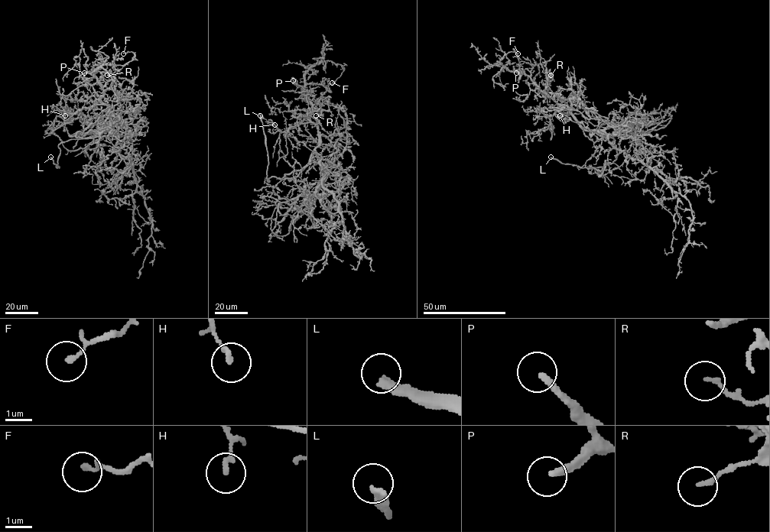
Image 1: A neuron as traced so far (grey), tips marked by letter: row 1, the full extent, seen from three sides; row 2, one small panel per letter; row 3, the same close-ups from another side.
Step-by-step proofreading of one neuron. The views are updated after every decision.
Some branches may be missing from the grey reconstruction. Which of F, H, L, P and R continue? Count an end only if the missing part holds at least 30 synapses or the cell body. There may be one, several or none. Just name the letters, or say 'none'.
L, P

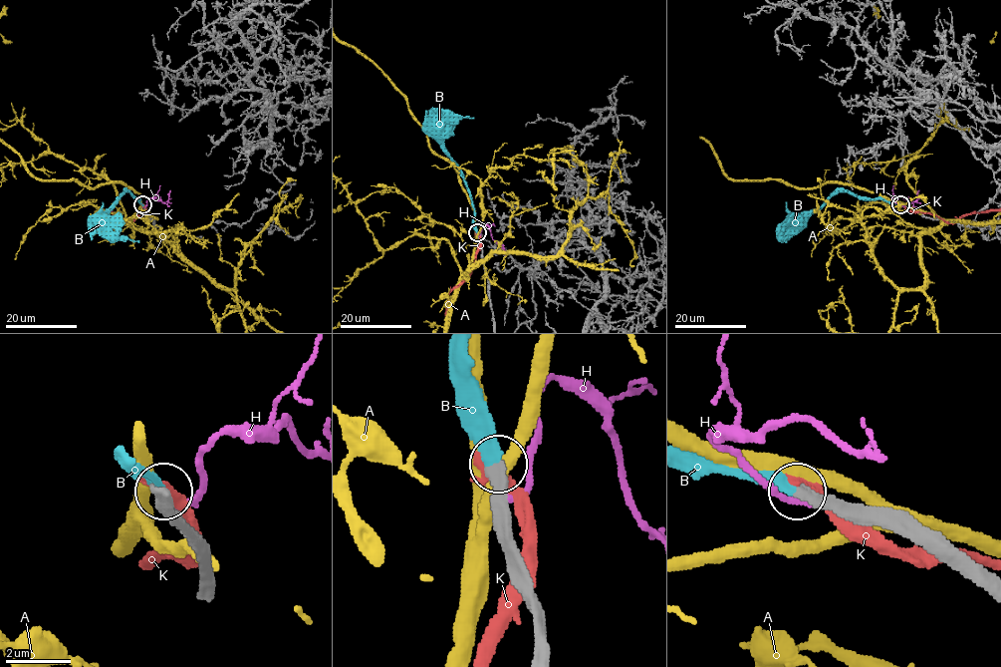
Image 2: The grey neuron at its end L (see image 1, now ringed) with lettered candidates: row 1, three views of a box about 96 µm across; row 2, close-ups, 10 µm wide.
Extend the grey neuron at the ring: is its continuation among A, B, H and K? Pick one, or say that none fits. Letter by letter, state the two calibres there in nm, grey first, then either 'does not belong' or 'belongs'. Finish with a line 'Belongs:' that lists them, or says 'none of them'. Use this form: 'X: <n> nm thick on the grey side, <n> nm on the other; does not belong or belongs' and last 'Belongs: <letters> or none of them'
A: 340 nm thick on the grey side, 380 nm on the other; does not belong
B: 340 nm thick on the grey side, 360 nm on the other; belongs
H: 360 nm thick on the grey side, 190 nm on the other; does not belong
K: 440 nm thick on the grey side, 320 nm on the other; does not belong
Belongs: B

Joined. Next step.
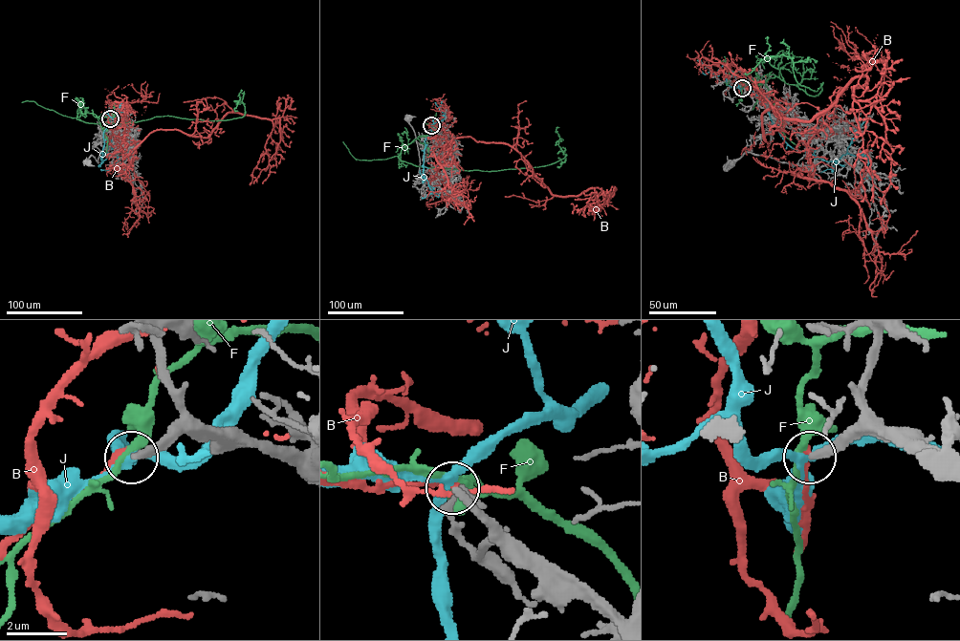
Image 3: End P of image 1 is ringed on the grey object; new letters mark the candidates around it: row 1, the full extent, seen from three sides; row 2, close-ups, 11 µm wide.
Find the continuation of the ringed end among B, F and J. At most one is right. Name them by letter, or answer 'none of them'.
none of them

